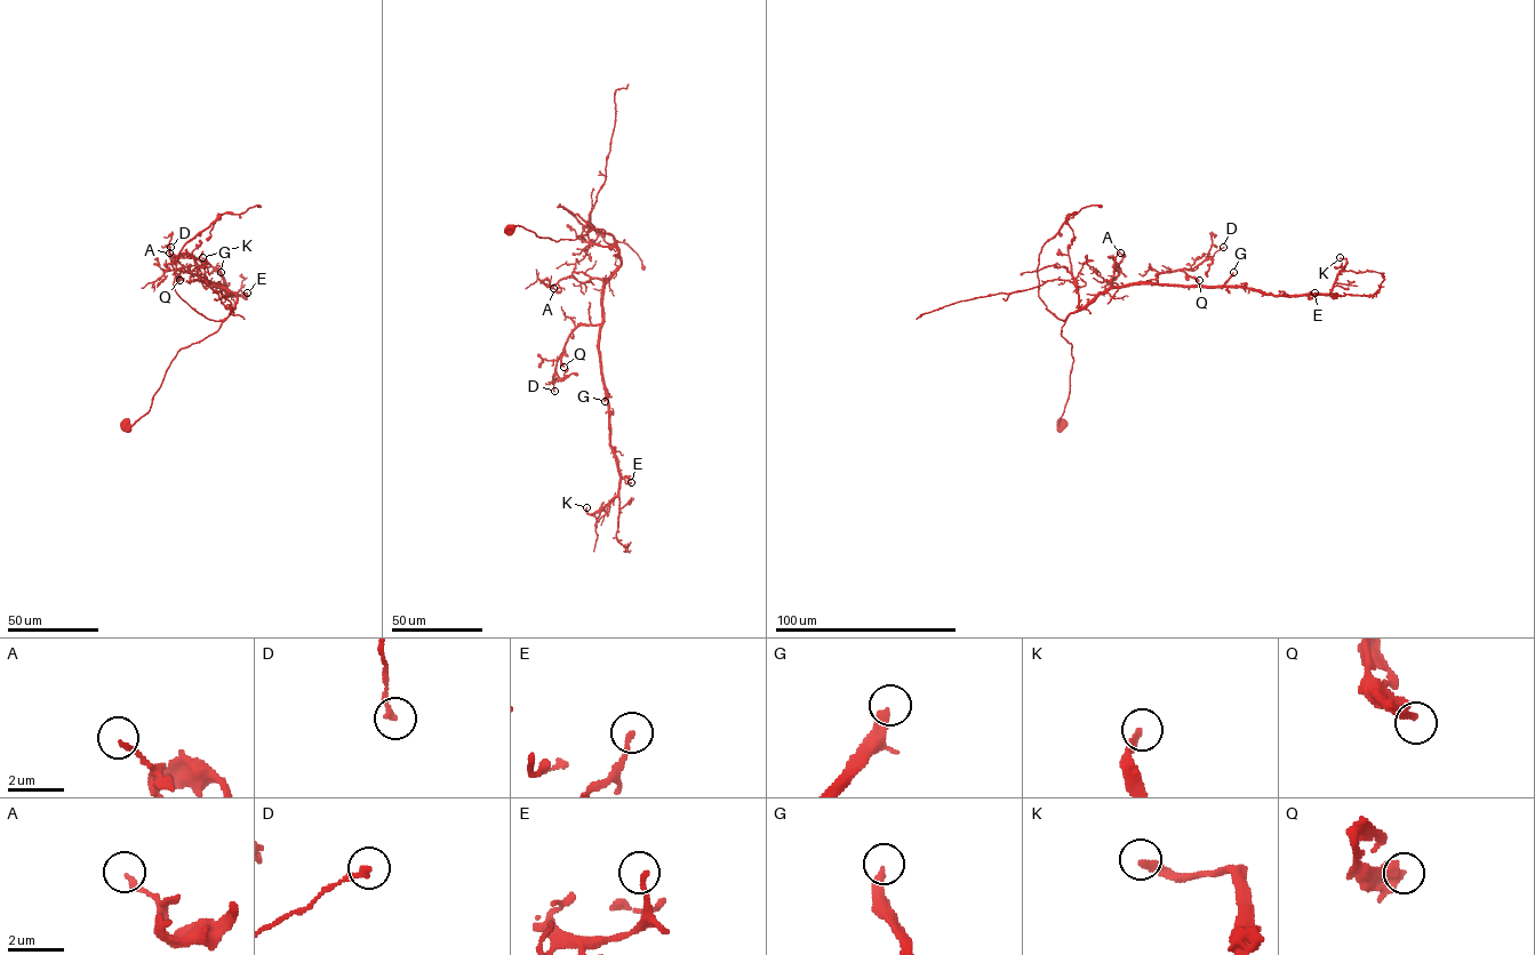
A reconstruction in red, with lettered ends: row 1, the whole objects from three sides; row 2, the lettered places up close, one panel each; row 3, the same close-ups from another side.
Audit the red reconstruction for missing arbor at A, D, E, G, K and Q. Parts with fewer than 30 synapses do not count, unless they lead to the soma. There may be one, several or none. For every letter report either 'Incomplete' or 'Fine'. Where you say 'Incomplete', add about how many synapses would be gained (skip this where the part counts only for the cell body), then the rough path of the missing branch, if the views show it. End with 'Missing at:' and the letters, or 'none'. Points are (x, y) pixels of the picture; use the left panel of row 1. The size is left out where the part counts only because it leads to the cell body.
A: Fine
D: Fine
E: Fine
G: Incomplete. Roughly 80 synapses. Course of what is missing: (221, 272), (216, 263), (202, 257), (192, 247), (184, 247)
K: Incomplete. Roughly 60 synapses
Q: Fine
Missing at: G, K

